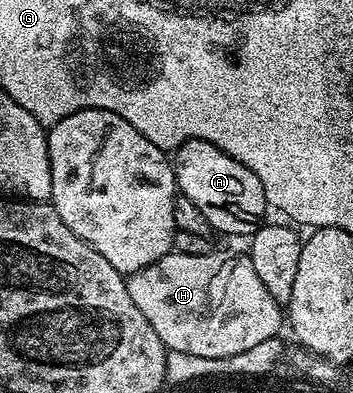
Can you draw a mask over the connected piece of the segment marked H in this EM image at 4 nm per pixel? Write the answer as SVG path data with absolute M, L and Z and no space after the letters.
M171 251L156 259L156 263L129 274L126 286L128 295L132 295L132 303L136 303L144 319L152 323L152 331L160 335L160 343L164 343L167 350L184 351L205 359L224 359L279 336L284 329L283 306L268 295L268 287L260 283L260 275L256 275L256 267L252 267L249 255L229 257L221 251L208 255L180 255Z

